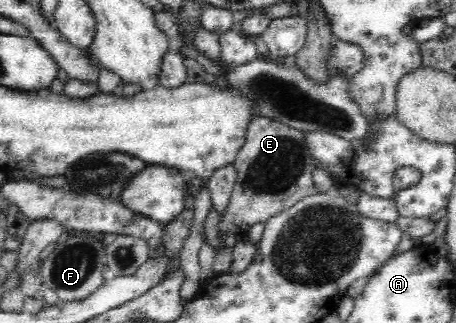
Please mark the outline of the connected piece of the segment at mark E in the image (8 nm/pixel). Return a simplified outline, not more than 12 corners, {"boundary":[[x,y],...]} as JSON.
{"boundary":[[256,117],[219,240],[319,193],[306,132]]}

